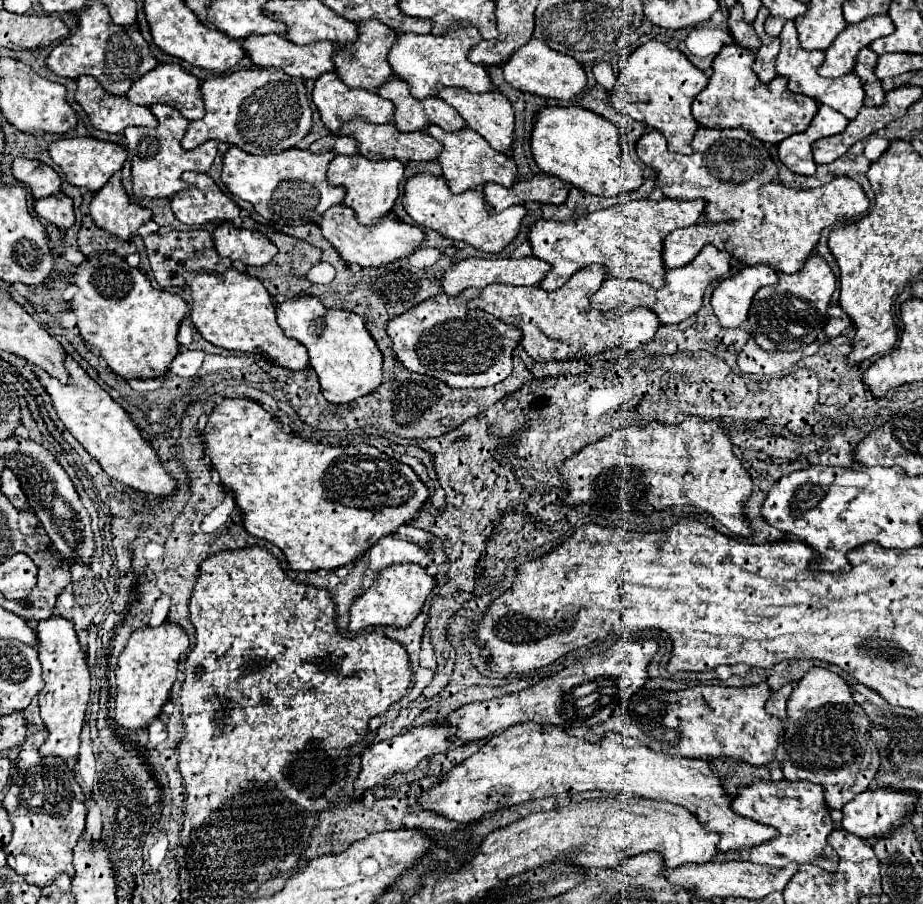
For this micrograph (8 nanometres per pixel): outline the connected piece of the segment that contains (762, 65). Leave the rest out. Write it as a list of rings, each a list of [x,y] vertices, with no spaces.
[[[763,6],[763,8],[759,10],[755,22],[753,22],[753,28],[755,28],[757,36],[759,36],[759,40],[763,42],[761,48],[759,48],[757,54],[755,54],[753,72],[755,72],[757,78],[759,78],[761,82],[765,82],[765,84],[775,78],[775,58],[777,58],[777,54],[779,54],[779,38],[769,36],[769,34],[765,34],[765,30],[763,30],[763,24],[765,24],[765,18],[767,18],[767,16],[769,16],[769,10]]]

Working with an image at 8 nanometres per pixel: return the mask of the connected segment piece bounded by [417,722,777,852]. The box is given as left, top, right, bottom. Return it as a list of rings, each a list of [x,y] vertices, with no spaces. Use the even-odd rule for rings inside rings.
[[[535,722],[517,724],[491,736],[477,754],[451,768],[437,786],[423,790],[417,802],[425,812],[469,824],[485,814],[527,800],[553,794],[579,794],[585,790],[621,792],[683,806],[701,820],[705,830],[721,836],[717,844],[721,852],[757,846],[777,836],[775,828],[757,824],[731,810],[731,796],[723,792],[719,778],[709,770],[705,760],[653,752],[649,746],[615,732],[607,732],[599,744],[591,744],[583,738],[569,736],[563,728],[541,728]]]

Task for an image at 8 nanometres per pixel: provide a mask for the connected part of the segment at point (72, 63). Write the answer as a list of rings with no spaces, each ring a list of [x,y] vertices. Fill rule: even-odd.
[[[91,2],[79,14],[79,28],[73,36],[55,46],[47,58],[51,72],[67,78],[79,78],[83,74],[93,76],[101,86],[115,96],[125,96],[129,86],[143,74],[157,66],[149,44],[141,36],[137,26],[117,26],[111,22],[109,12],[101,2]]]

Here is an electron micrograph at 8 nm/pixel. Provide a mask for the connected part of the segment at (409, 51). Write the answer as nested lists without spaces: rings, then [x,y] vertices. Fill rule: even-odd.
[[[455,24],[449,28],[449,32],[445,32],[441,36],[399,34],[389,50],[387,60],[393,68],[393,72],[397,72],[397,76],[409,84],[411,94],[419,100],[435,96],[437,84],[467,88],[469,92],[485,92],[485,90],[493,90],[493,82],[491,82],[487,70],[483,66],[469,62],[469,58],[467,58],[467,52],[479,40],[481,40],[479,30],[473,26],[467,26],[467,24]]]

